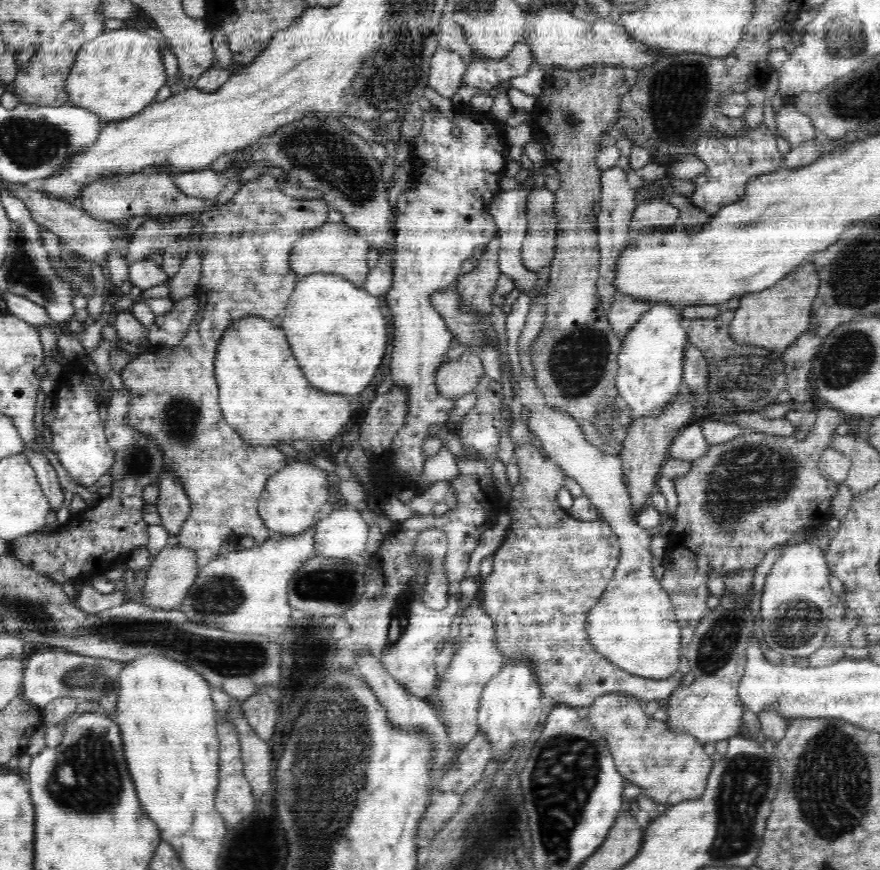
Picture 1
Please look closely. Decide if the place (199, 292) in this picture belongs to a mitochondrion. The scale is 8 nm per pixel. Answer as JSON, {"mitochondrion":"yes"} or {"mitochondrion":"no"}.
{"mitochondrion":"no"}

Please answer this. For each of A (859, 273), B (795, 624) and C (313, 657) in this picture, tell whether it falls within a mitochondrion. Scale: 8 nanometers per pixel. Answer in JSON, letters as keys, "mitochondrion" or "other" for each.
{"A":"mitochondrion","B":"mitochondrion","C":"mitochondrion"}

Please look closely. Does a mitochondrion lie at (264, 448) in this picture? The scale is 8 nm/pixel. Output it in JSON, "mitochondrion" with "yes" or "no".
{"mitochondrion":"no"}

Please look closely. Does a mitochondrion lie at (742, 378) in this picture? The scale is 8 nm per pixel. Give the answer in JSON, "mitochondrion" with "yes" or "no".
{"mitochondrion":"yes"}

